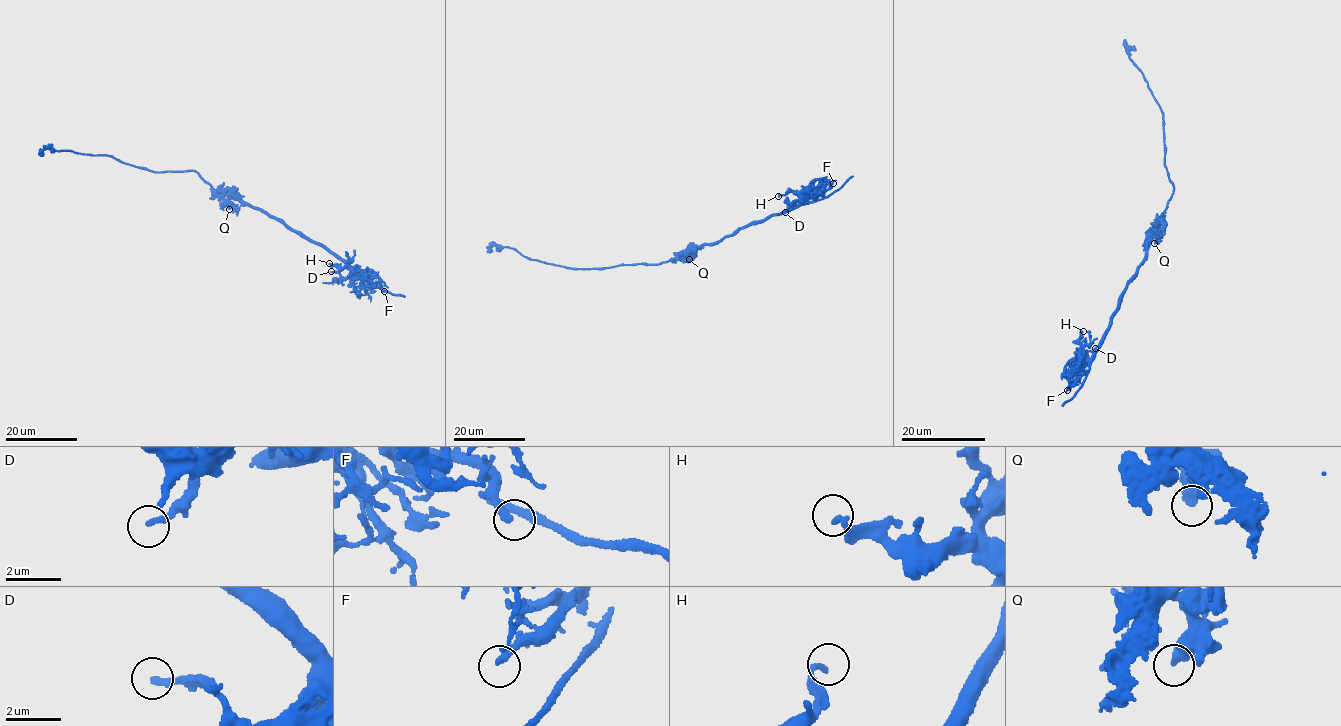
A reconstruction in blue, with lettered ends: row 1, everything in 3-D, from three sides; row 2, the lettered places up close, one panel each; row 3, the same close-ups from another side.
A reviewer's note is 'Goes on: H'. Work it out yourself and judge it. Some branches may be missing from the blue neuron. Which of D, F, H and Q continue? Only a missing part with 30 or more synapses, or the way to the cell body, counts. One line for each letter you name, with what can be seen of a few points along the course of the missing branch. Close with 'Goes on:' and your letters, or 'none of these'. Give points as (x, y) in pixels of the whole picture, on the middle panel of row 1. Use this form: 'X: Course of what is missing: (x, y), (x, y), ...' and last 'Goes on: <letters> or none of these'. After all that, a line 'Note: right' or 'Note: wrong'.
Goes on: none of these
Note: wrong

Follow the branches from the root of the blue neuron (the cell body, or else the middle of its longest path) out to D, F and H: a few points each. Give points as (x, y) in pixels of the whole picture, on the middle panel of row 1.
D: (681, 255), (716, 243), (736, 231), (762, 222), (803, 202), (792, 203), (785, 212)
F: (681, 255), (813, 201), (833, 183)
H: (681, 255), (716, 243), (736, 231), (803, 202), (796, 193), (778, 196)

